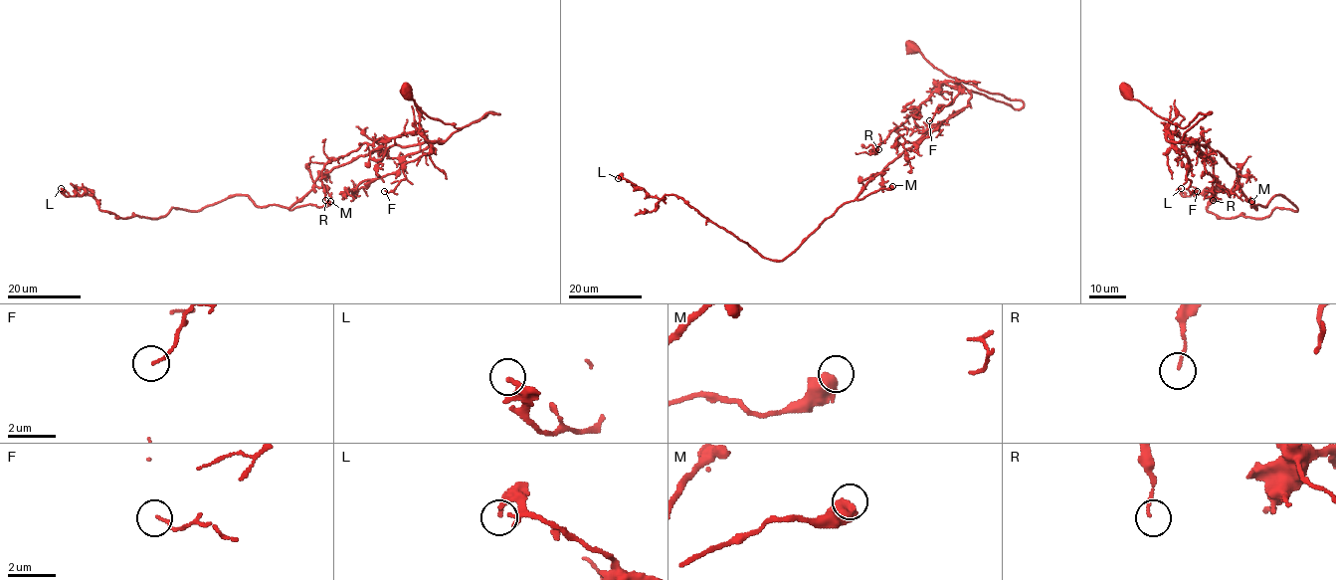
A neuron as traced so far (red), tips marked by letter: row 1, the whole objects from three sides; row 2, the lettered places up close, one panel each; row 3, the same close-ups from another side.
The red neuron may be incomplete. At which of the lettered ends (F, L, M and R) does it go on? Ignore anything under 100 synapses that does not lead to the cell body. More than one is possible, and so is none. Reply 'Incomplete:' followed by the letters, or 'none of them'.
Incomplete: none of them

